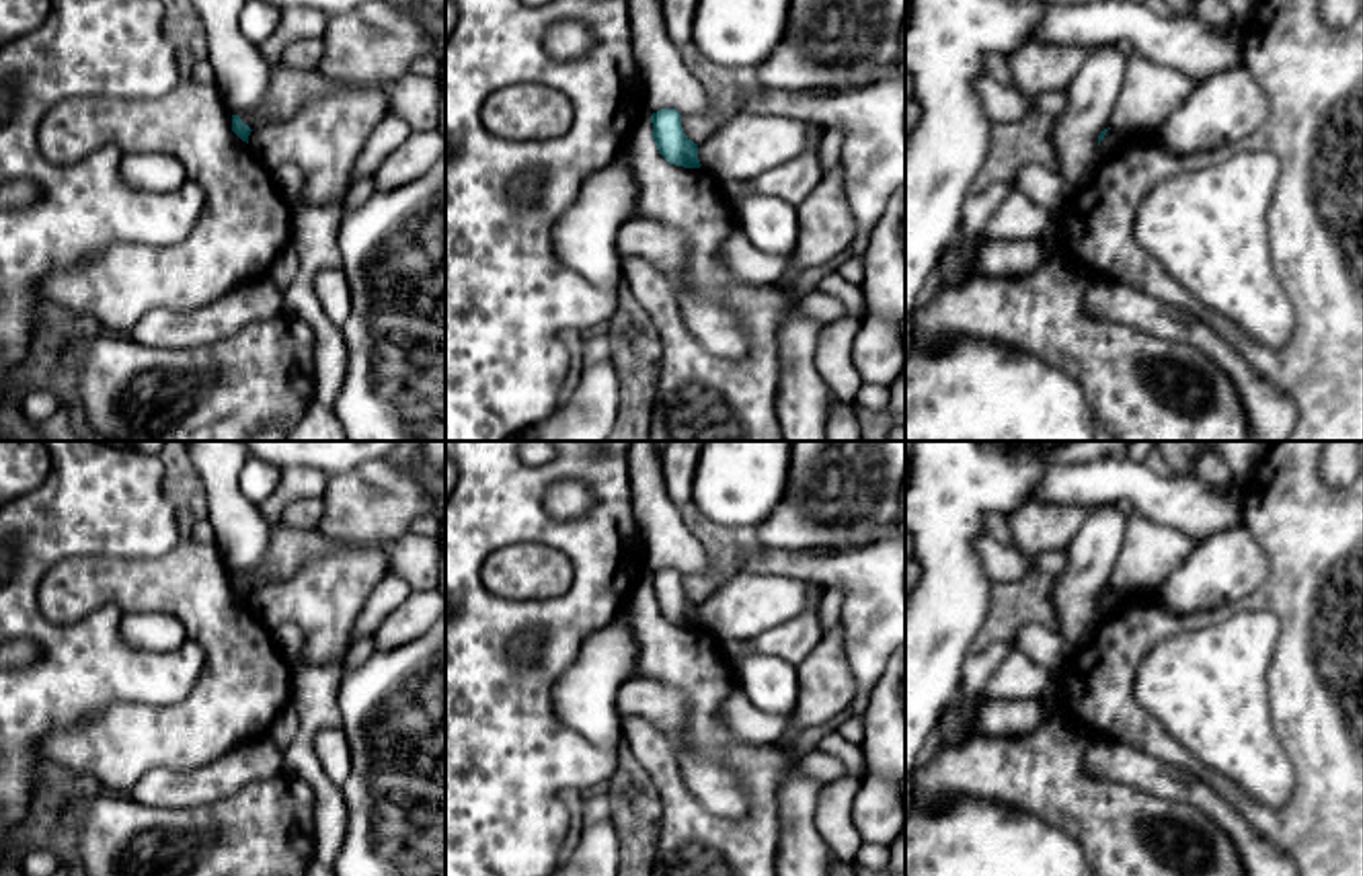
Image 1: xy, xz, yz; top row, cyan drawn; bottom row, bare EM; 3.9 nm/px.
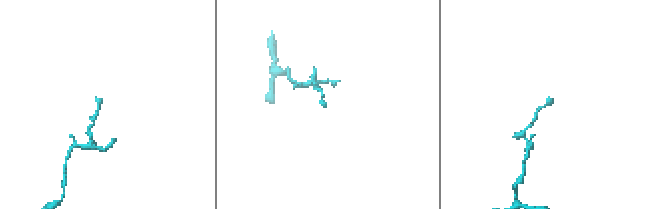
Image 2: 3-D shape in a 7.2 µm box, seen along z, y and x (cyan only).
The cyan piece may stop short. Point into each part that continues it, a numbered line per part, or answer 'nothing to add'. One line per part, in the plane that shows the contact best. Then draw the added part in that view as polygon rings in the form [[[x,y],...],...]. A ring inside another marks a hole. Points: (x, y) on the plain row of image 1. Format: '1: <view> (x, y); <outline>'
nothing to add

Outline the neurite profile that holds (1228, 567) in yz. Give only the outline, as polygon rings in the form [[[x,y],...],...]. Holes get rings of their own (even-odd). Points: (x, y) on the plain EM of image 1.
[[[1244,525],[1205,540],[1154,595],[1172,613],[1184,615],[1236,607],[1267,576],[1267,554]]]

